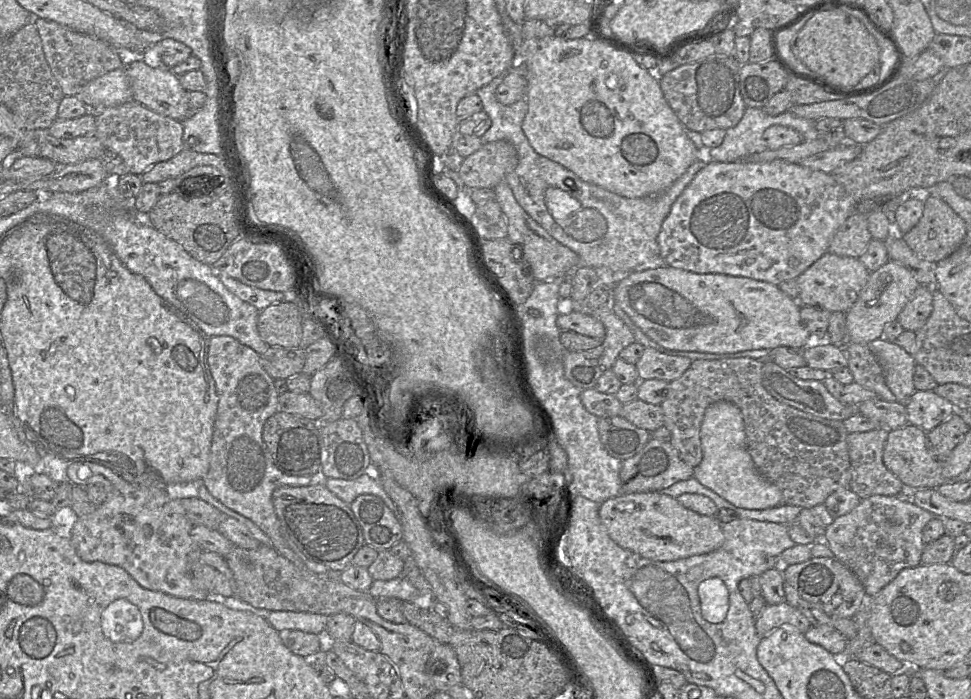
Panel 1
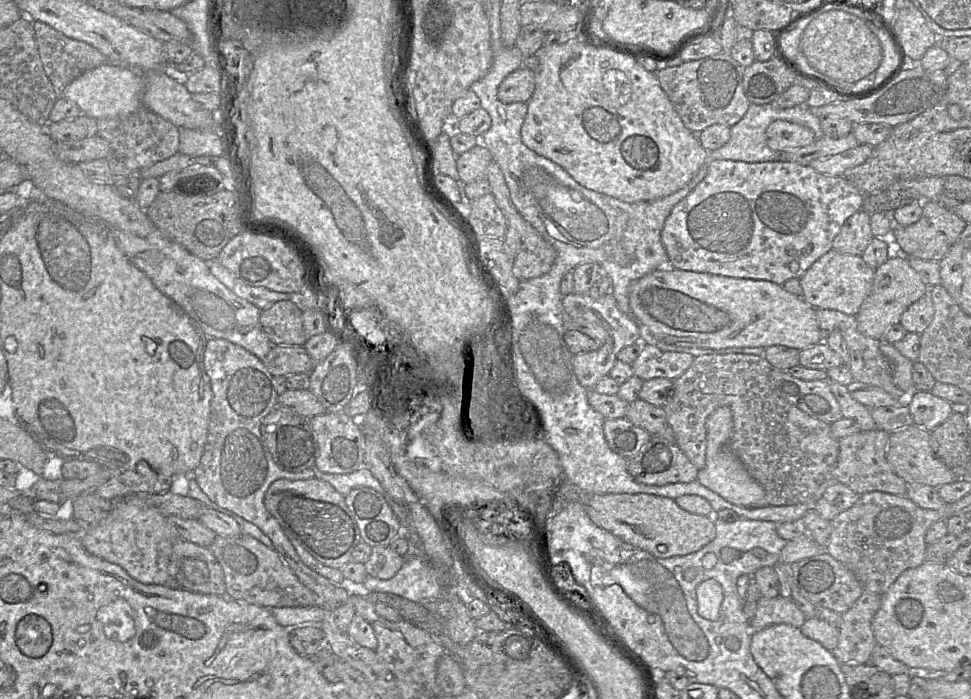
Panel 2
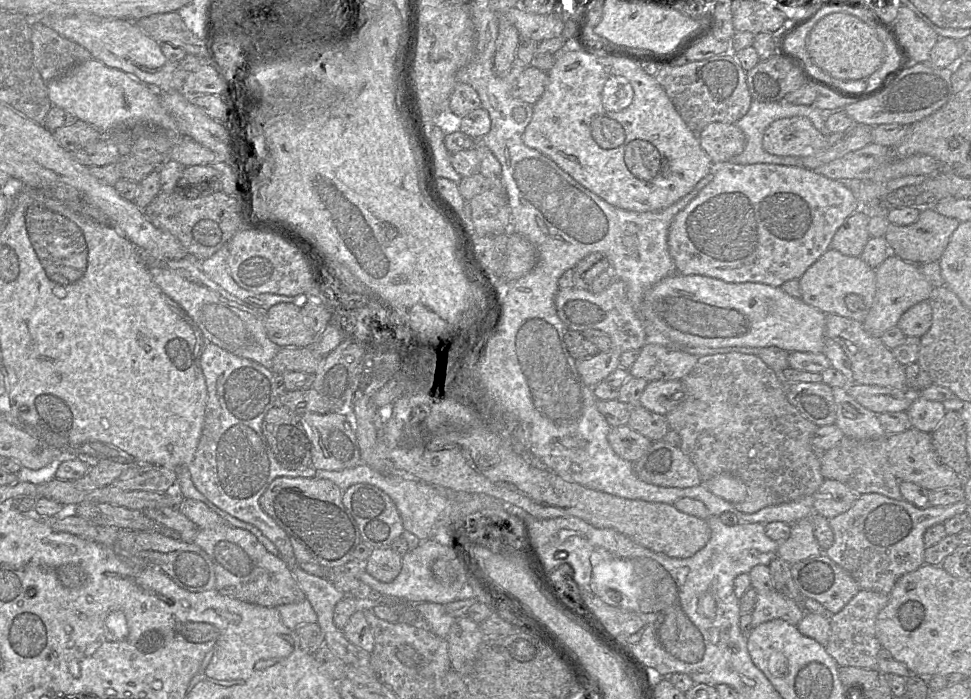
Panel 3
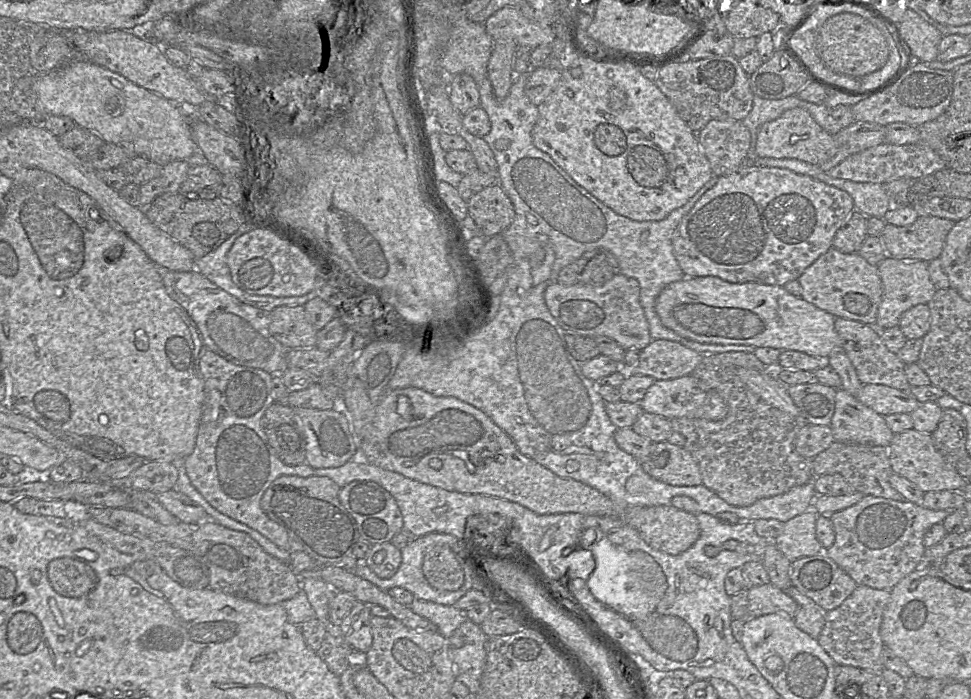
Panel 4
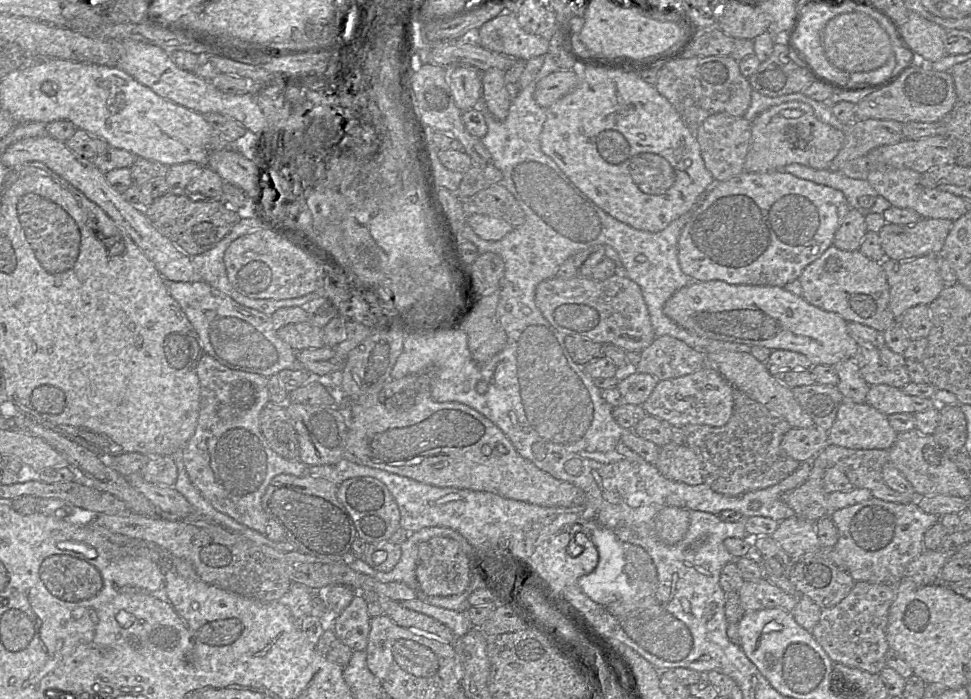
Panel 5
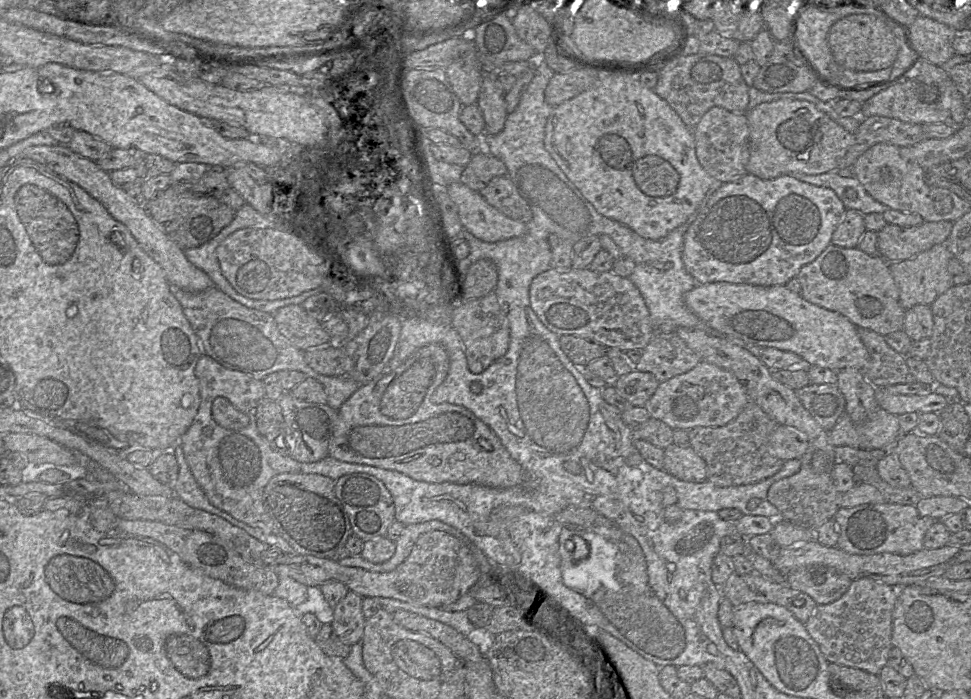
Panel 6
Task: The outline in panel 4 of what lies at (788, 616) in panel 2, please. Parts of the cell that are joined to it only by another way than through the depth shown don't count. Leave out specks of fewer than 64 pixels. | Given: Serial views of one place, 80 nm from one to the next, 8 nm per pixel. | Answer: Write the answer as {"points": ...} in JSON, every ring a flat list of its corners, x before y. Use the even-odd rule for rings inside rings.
{"points":[[771,583,760,586,748,586,748,610,745,622,759,616,784,613,793,618,798,604,786,593]]}

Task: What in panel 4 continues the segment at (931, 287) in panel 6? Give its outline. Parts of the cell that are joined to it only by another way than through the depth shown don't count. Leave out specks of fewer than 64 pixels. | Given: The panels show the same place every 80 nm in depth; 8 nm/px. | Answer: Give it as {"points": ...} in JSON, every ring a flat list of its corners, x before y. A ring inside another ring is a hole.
{"points":[[886,256,877,265,877,268,882,281,882,298,874,325,878,330,898,326,899,320,905,311,918,304,927,304,936,291,936,287,929,276,928,262,899,260]]}

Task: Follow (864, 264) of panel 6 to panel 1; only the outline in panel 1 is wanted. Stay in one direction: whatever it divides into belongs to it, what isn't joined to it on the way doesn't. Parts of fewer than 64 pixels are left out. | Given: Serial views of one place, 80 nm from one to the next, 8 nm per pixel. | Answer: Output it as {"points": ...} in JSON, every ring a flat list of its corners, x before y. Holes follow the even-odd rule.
{"points":[[827,251,795,280,800,305,822,308,829,312,846,312,866,284,870,271,858,258,838,256]]}

